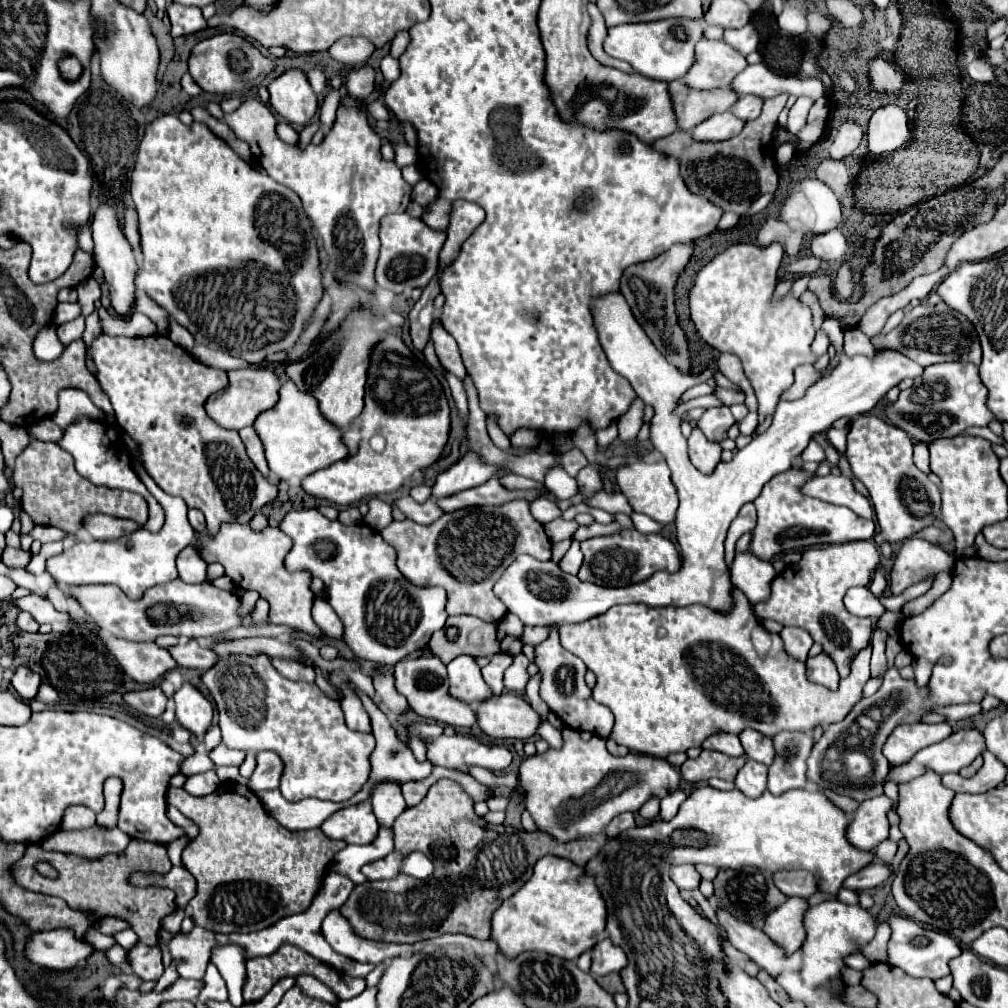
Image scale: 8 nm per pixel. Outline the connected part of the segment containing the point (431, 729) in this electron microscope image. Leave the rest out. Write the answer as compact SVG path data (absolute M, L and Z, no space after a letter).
M408 724L406 726L406 732L408 732L408 738L410 738L410 750L414 754L414 758L418 762L424 762L426 760L426 740L430 736L440 736L444 732L442 726L438 724Z

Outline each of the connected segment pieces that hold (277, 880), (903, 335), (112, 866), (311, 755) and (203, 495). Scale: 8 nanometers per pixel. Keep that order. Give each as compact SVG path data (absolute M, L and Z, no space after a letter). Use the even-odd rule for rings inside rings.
M222 782L214 794L208 796L192 796L186 794L184 788L168 790L168 804L176 806L184 816L192 818L200 834L182 850L184 868L196 878L198 892L190 900L192 920L198 926L204 926L214 932L258 932L276 924L280 918L298 914L306 910L318 892L318 882L322 872L328 868L332 856L346 848L346 842L328 838L320 828L312 828L306 832L292 832L282 828L262 806L256 792L252 792L244 784Z
M944 302L936 306L918 304L904 316L904 320L894 330L890 330L888 334L872 336L870 342L874 344L878 352L886 348L902 352L910 360L918 362L920 366L930 366L938 362L954 362L954 360L966 360L978 366L982 360L982 348L980 348L980 340L978 340L974 324L970 324L966 316L960 316L960 312L954 312L954 308L950 308Z
M132 840L128 848L120 854L106 854L98 860L82 858L82 856L70 856L62 852L46 852L42 844L30 844L26 848L26 854L20 862L14 864L12 874L16 882L24 888L30 888L34 892L50 894L62 898L70 908L82 908L96 912L100 918L106 916L118 916L132 924L132 930L140 936L142 944L156 946L156 932L160 932L160 920L176 910L174 892L168 888L134 888L128 884L128 876L134 870L152 870L152 872L168 872L170 870L170 858L166 854L166 848L162 844L154 842L140 842ZM46 860L58 870L58 878L50 880L38 874L34 868L36 862Z
M230 656L228 660L218 660L208 672L204 672L202 682L208 686L218 712L222 738L228 748L238 750L274 750L284 762L284 774L280 780L280 792L286 800L298 802L304 798L344 802L352 798L362 784L368 780L370 762L368 756L374 750L374 736L352 732L344 722L344 712L340 702L330 700L316 684L292 682L280 676L270 664L268 656Z
M102 334L94 340L90 348L90 356L98 368L98 382L102 390L110 396L116 422L122 430L126 430L140 446L142 462L148 474L156 480L156 484L172 494L184 498L188 508L198 508L206 516L206 532L216 534L220 524L238 522L248 524L254 514L268 502L278 496L278 488L268 482L246 456L246 446L242 444L238 432L226 430L210 416L206 416L204 402L210 394L220 392L228 384L226 370L210 368L194 360L190 352L176 346L168 336L152 334L146 338L128 338L128 336L108 336Z

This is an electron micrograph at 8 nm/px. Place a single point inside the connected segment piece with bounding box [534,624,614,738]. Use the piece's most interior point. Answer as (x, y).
(562, 687)

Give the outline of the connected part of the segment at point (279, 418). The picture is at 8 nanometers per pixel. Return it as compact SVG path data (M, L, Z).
M290 380L280 388L278 404L262 412L254 422L254 428L264 442L268 466L280 480L288 480L292 476L302 480L308 474L348 456L342 430L320 414L318 400L314 400L314 396L300 392Z

